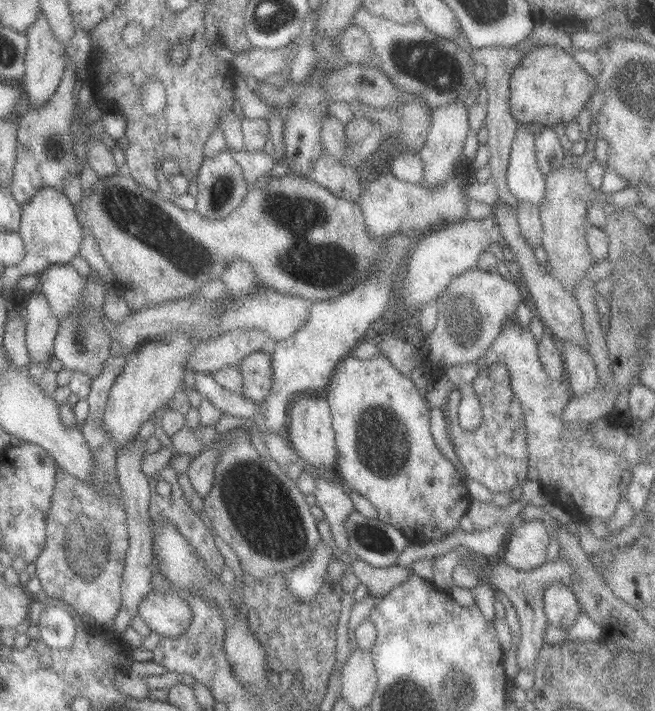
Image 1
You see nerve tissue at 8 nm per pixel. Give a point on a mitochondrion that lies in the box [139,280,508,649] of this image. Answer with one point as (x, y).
(382, 442)

